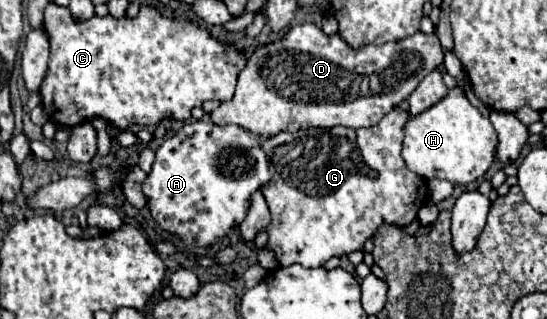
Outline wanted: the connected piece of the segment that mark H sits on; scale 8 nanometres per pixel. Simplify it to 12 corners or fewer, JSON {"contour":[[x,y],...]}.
{"contour":[[456,86],[404,126],[418,176],[470,184],[498,136]]}

